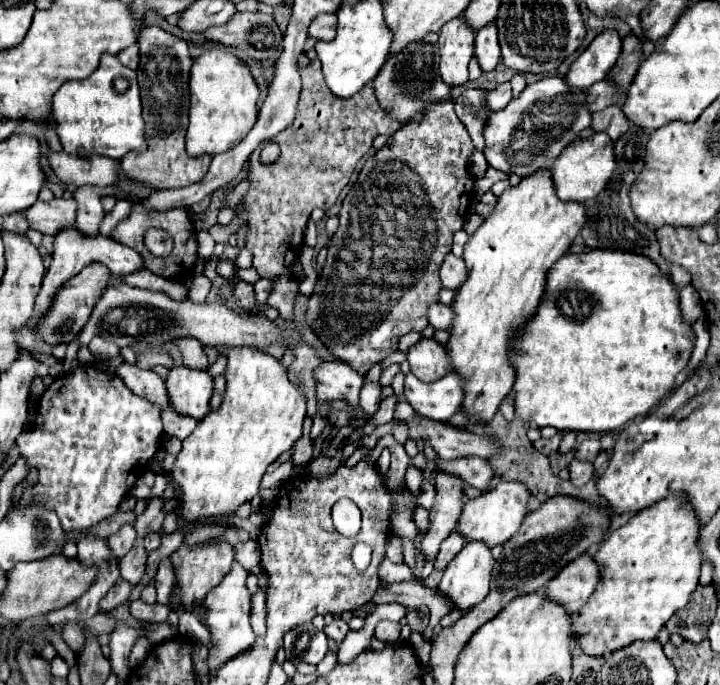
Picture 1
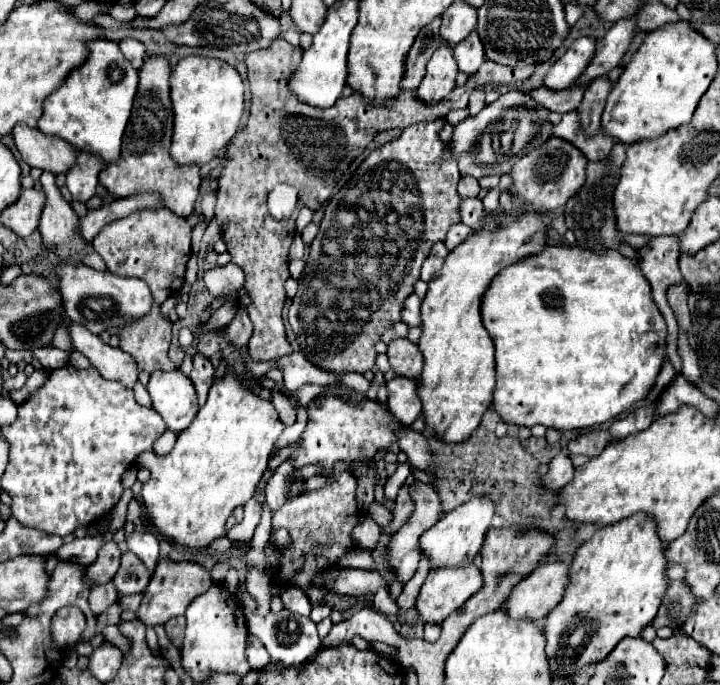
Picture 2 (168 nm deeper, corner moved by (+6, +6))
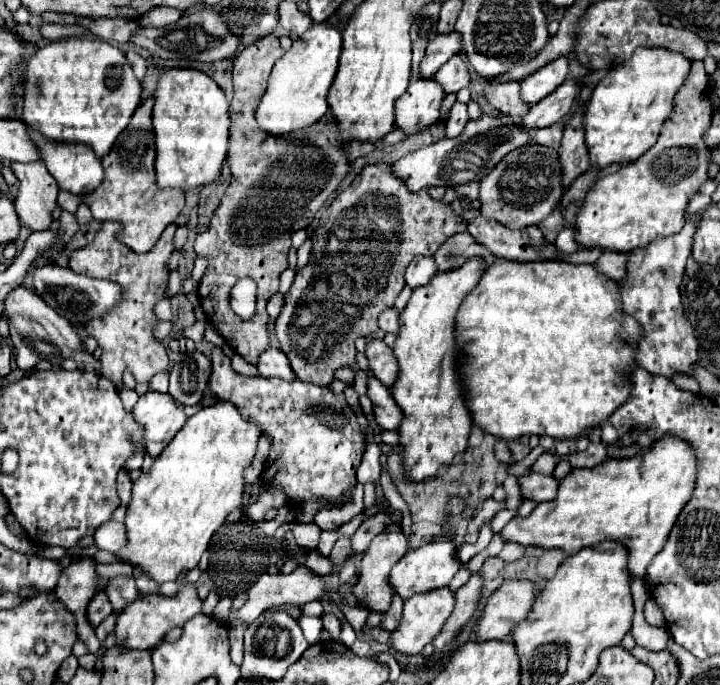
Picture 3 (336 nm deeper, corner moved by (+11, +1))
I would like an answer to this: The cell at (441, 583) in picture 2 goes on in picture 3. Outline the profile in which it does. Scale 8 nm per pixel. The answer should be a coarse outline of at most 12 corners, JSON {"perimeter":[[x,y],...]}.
{"perimeter":[[449,587],[407,599],[391,649],[419,655],[453,611]]}

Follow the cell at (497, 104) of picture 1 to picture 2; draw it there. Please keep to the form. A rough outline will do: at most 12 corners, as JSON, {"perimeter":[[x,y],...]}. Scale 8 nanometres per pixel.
{"perimeter":[[474,88],[468,102],[470,116],[486,106],[486,90]]}

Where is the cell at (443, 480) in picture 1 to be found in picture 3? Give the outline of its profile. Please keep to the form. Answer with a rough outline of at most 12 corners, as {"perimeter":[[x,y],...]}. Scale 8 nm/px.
{"perimeter":[[399,525],[379,533],[363,555],[353,595],[385,613],[389,569],[407,553]]}

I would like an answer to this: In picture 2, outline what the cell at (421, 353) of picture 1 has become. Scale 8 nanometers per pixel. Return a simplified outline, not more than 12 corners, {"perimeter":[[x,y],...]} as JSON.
{"perimeter":[[408,338],[388,344],[388,358],[398,376],[422,374],[424,356]]}

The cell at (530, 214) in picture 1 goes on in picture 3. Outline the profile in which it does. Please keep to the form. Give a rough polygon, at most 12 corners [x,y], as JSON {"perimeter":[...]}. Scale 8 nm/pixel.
{"perimeter":[[485,265],[417,287],[391,387],[409,481],[465,451],[455,315]]}

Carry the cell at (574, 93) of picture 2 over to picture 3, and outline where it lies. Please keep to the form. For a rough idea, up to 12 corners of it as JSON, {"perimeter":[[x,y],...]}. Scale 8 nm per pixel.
{"perimeter":[[515,81],[489,83],[483,97],[499,113],[523,117]]}

